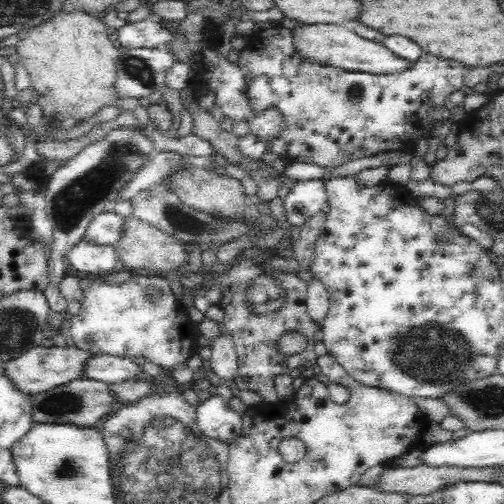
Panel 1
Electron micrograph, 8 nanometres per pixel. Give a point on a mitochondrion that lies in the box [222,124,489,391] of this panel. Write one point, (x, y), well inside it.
(434, 354)

